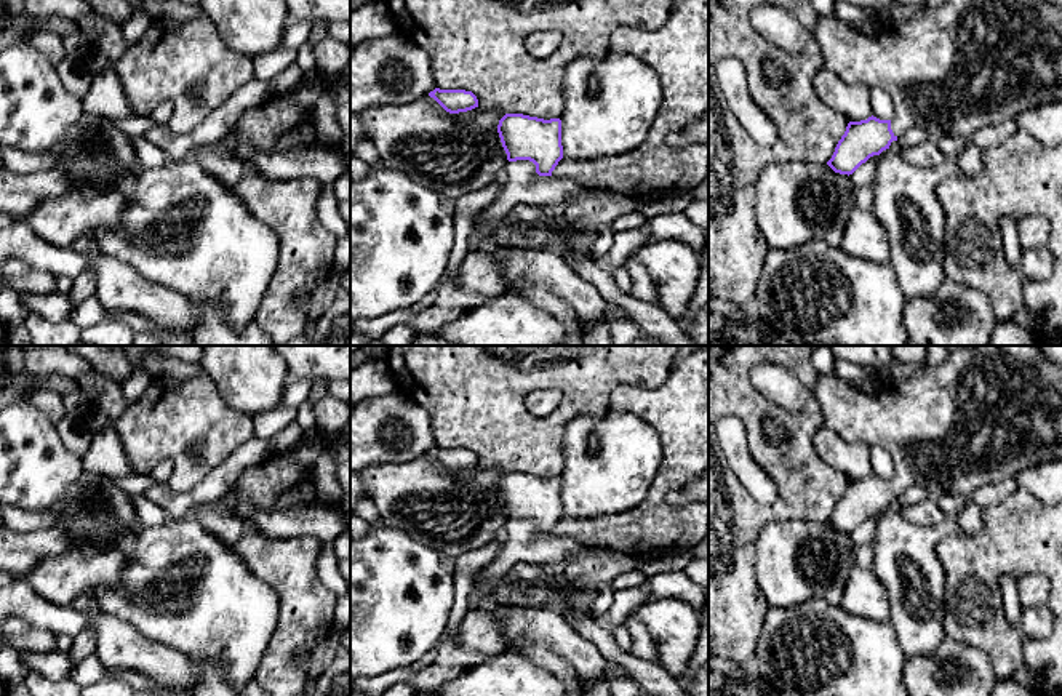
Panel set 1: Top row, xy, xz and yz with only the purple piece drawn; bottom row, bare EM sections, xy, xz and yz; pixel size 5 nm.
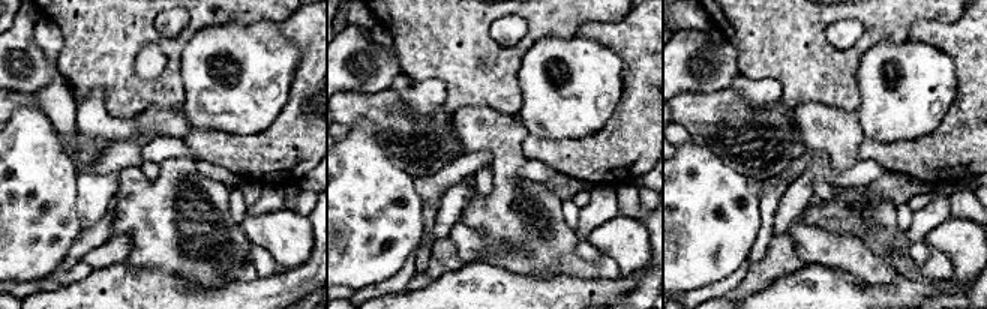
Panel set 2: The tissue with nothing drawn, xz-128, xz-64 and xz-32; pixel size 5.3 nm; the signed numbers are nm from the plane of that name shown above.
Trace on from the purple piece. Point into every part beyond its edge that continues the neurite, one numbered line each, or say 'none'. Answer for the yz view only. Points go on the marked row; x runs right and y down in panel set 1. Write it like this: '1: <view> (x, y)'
1: yz (968, 64)

